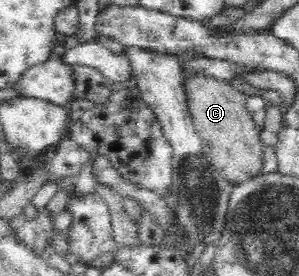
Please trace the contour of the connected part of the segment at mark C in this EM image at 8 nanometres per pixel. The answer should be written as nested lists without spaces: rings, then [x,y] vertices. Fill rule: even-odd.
[[[190,77],[183,81],[187,90],[187,104],[198,135],[206,148],[206,157],[233,185],[243,184],[262,173],[262,147],[260,129],[255,126],[248,111],[247,96],[234,88],[227,80],[212,77]]]

